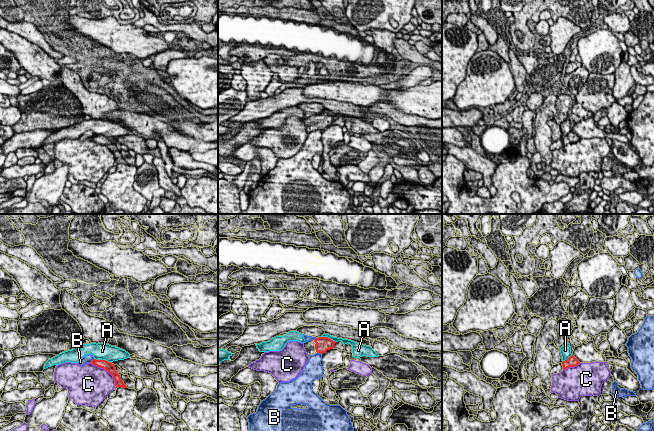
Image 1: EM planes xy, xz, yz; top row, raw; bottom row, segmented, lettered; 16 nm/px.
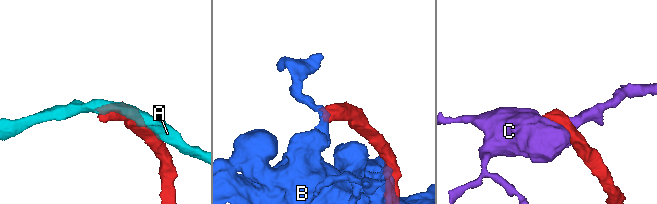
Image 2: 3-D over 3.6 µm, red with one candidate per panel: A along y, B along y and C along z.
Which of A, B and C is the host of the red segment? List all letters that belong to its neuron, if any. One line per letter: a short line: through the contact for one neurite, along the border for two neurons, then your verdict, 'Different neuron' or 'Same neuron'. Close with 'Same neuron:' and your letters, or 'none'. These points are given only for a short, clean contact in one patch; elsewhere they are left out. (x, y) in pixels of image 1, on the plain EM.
A: Line: xz (321, 112), (327, 112), (335, 118). Different neuron
B: Different neuron
C: Different neuron
Same neuron: none

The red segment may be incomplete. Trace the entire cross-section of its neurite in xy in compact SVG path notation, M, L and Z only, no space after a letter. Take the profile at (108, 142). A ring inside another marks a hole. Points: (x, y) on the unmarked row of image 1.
M93 135L90 139L108 147L113 152L113 154L115 156L115 162L116 163L127 164L127 162L121 156L120 151L117 149L114 140L112 140L111 138L108 138L106 136L96 136L96 135Z

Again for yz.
M571 131L567 136L562 138L563 146L569 143L575 143L578 140L580 140L580 138L573 131Z

